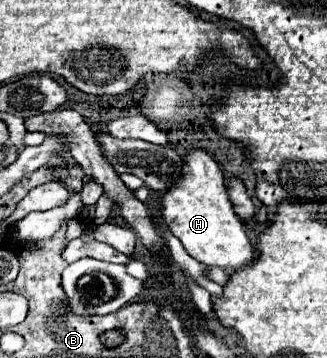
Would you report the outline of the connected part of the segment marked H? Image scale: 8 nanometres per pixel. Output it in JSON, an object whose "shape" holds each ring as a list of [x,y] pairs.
{"shape":[[[195,150],[185,158],[181,178],[161,196],[159,202],[165,226],[181,240],[195,260],[207,266],[219,266],[229,274],[255,262],[255,248],[227,196],[223,172],[207,152]]]}

